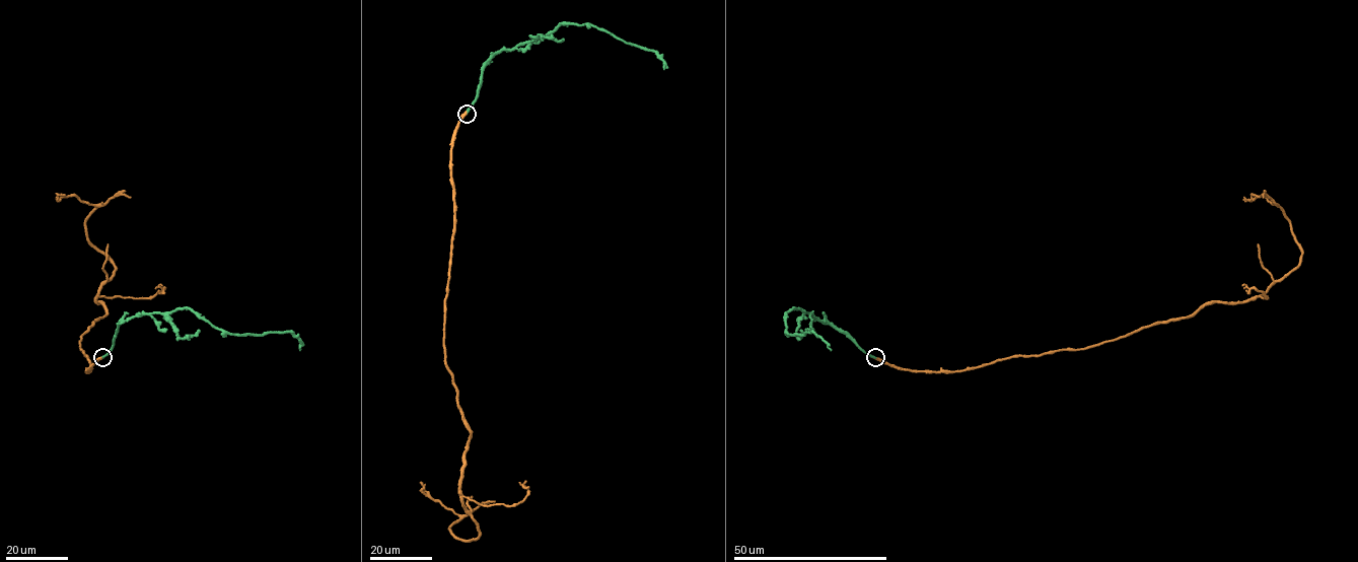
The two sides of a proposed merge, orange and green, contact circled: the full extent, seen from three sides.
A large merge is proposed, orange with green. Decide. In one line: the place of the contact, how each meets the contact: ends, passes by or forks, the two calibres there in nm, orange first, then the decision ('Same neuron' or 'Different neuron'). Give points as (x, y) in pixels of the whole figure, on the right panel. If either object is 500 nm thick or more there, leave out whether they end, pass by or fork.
Place: (875, 357). At the ring orange ends. At the ring green ends. Thickness 480 nm (orange) against 200 nm. Same neuron

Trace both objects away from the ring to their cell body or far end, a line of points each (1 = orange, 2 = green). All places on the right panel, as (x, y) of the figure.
1: (875, 357), (901, 368), (962, 371), (1086, 349), (1214, 302), (1254, 299), (1302, 255), (1279, 206), (1243, 197)
2: (875, 357), (812, 313), (792, 308), (787, 313), (789, 334), (814, 332), (831, 350)

